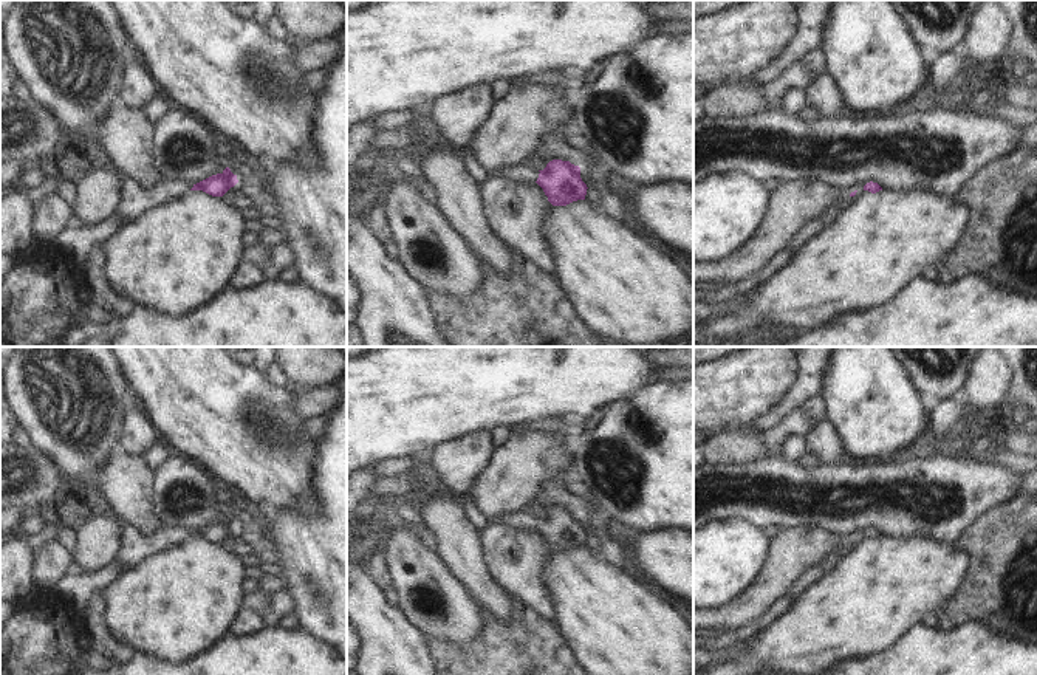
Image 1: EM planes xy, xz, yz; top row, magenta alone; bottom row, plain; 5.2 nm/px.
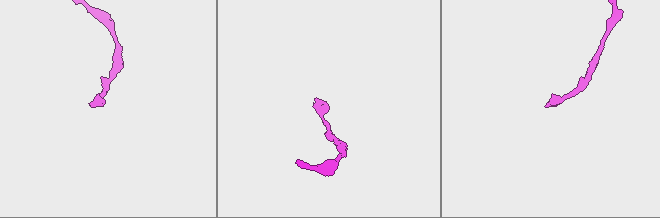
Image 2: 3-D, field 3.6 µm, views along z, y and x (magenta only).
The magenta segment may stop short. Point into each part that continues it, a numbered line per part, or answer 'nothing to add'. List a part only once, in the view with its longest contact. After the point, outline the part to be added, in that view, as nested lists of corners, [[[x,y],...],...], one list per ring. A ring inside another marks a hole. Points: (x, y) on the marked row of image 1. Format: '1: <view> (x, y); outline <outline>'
1: xz (523, 174); outline [[[514,164],[498,172],[498,176],[520,184],[534,184],[539,178],[539,170],[529,164]]]

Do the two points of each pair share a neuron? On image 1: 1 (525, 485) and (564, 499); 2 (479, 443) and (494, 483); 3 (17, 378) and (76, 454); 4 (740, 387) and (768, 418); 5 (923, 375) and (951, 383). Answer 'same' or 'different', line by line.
1: different
2: different
3: same
4: different
5: same

